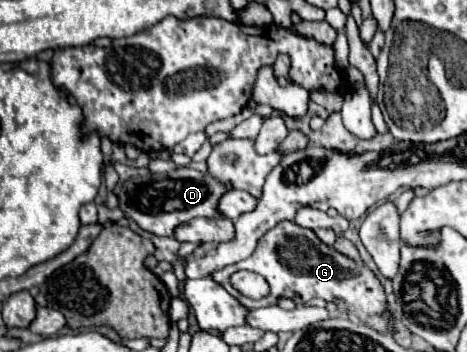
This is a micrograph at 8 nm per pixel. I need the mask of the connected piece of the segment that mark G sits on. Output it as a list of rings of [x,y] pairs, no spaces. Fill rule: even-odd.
[[[292,221],[278,223],[274,229],[270,229],[260,239],[256,251],[248,259],[244,259],[240,263],[234,263],[228,269],[212,273],[212,279],[218,281],[222,287],[226,287],[228,293],[234,295],[248,309],[276,305],[280,297],[288,297],[296,303],[298,303],[298,299],[302,303],[308,303],[312,297],[322,297],[326,301],[334,301],[342,313],[352,315],[352,317],[354,315],[360,317],[364,323],[368,323],[370,327],[374,327],[380,333],[386,331],[386,325],[388,325],[388,319],[390,319],[390,309],[388,309],[388,303],[386,303],[384,289],[382,289],[380,281],[374,277],[374,273],[370,269],[366,269],[362,263],[356,263],[356,261],[336,253],[332,247],[324,245],[310,229],[298,227]],[[282,249],[284,249],[284,261],[282,261],[282,255],[280,255]],[[242,269],[260,273],[270,285],[270,295],[256,301],[256,299],[244,297],[238,289],[234,289],[228,277],[230,277],[230,273],[236,273],[236,271],[242,271]]]

